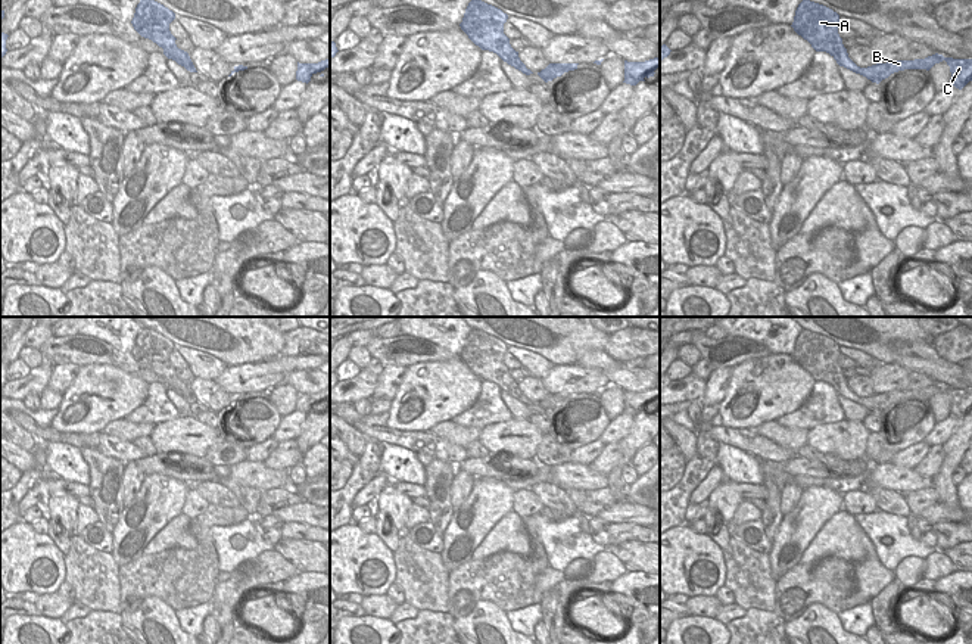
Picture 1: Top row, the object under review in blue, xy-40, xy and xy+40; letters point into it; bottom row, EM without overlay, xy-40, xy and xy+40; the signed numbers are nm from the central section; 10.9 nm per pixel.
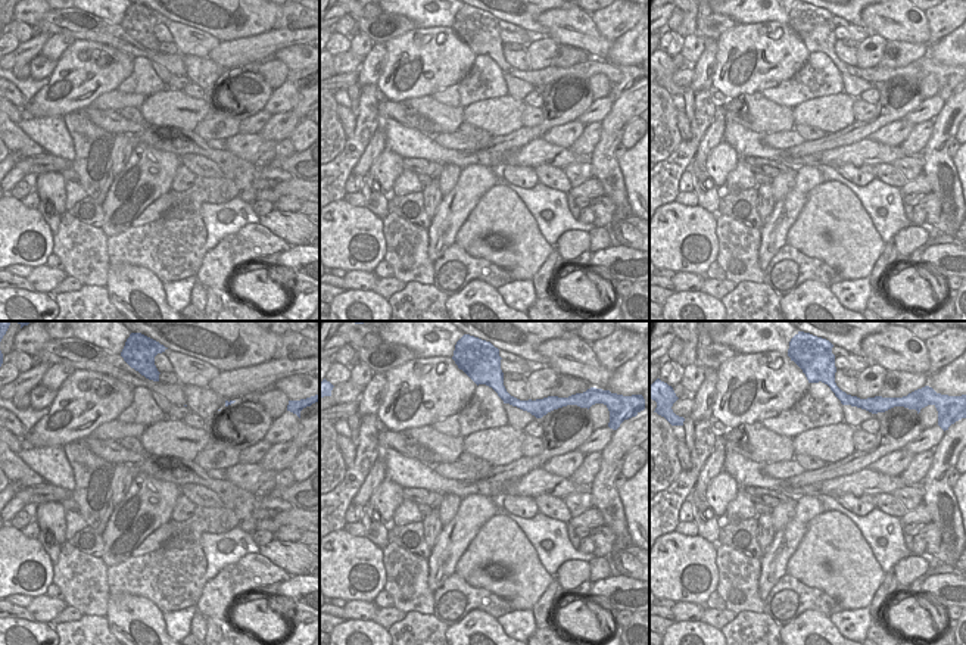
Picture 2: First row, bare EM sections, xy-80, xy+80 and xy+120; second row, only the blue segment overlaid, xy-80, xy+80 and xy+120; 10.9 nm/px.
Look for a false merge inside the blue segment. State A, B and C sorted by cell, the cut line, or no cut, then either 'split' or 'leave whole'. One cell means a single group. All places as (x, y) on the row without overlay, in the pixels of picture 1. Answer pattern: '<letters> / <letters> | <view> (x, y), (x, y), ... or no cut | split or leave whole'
A / B C | xy+40 (856, 397), (859, 403) | split

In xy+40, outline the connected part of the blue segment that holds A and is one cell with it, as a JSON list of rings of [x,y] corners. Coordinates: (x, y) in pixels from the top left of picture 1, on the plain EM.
[[[806,330],[798,335],[792,352],[794,361],[807,370],[816,382],[829,383],[839,396],[856,404],[857,395],[848,388],[842,368],[838,364],[839,345],[832,339]]]

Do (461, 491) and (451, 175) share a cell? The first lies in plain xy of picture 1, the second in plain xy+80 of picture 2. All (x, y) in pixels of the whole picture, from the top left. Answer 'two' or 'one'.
one

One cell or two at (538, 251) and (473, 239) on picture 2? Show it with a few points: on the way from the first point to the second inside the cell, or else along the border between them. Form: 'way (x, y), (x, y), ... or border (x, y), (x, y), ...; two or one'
way (522, 255), (489, 254); one

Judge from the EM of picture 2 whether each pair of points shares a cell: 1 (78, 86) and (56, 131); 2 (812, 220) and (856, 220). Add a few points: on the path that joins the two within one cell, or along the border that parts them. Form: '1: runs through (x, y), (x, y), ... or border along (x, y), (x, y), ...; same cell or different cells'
1: border along (62, 117), (27, 118); different cells
2: runs through (822, 221), (845, 221); same cell

